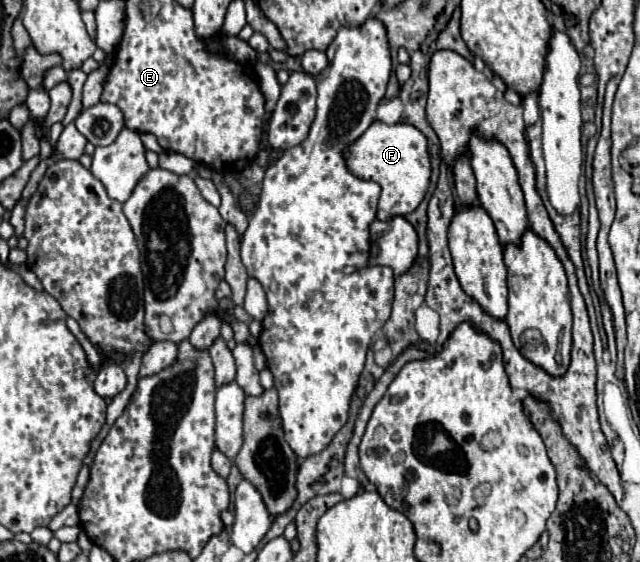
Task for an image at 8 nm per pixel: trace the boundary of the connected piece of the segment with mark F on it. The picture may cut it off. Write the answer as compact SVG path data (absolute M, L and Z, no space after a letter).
M374 121L368 131L346 149L346 163L350 171L360 179L376 181L382 187L378 219L390 219L394 215L412 213L424 199L430 185L430 157L426 137L408 123L386 125Z

